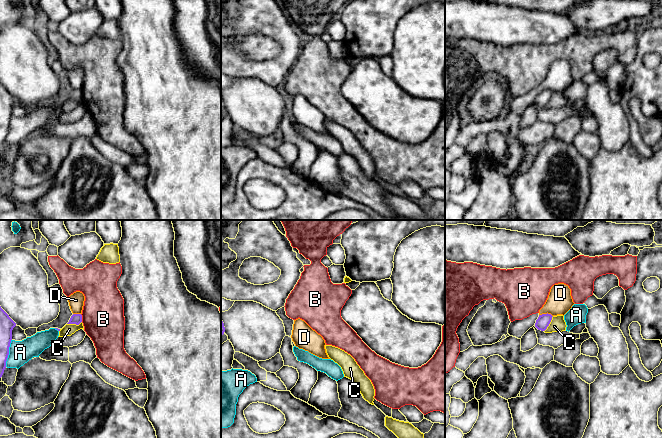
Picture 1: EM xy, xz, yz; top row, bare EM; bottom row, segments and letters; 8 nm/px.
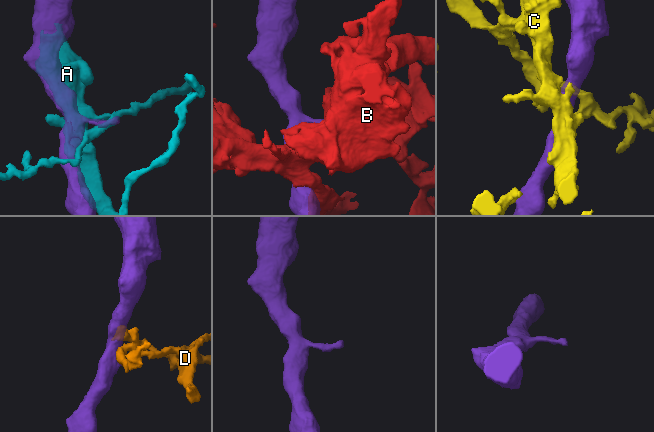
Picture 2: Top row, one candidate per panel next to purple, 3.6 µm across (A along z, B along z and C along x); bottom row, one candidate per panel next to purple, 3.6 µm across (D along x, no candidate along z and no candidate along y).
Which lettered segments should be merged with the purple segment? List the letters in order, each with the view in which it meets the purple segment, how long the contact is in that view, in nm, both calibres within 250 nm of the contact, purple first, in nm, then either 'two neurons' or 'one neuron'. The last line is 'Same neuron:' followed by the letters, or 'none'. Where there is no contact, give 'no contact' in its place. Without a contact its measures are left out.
A: xy | 220 nm | 110/190 nm | two neurons
B: xy | 70 nm | 80/340 nm | two neurons
C: yz | 150 nm | 110/120 nm | two neurons
D: yz | 110 nm | 110/200 nm | two neurons
Same neuron: none

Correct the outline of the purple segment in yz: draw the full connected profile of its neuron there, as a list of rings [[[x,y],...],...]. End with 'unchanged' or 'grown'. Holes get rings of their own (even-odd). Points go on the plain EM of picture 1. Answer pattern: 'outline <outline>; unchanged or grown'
outline [[[548,89],[539,91],[538,95],[536,96],[535,103],[538,106],[545,107],[547,105],[547,103],[549,102],[549,100],[552,96],[552,93],[553,92]]]; unchanged

